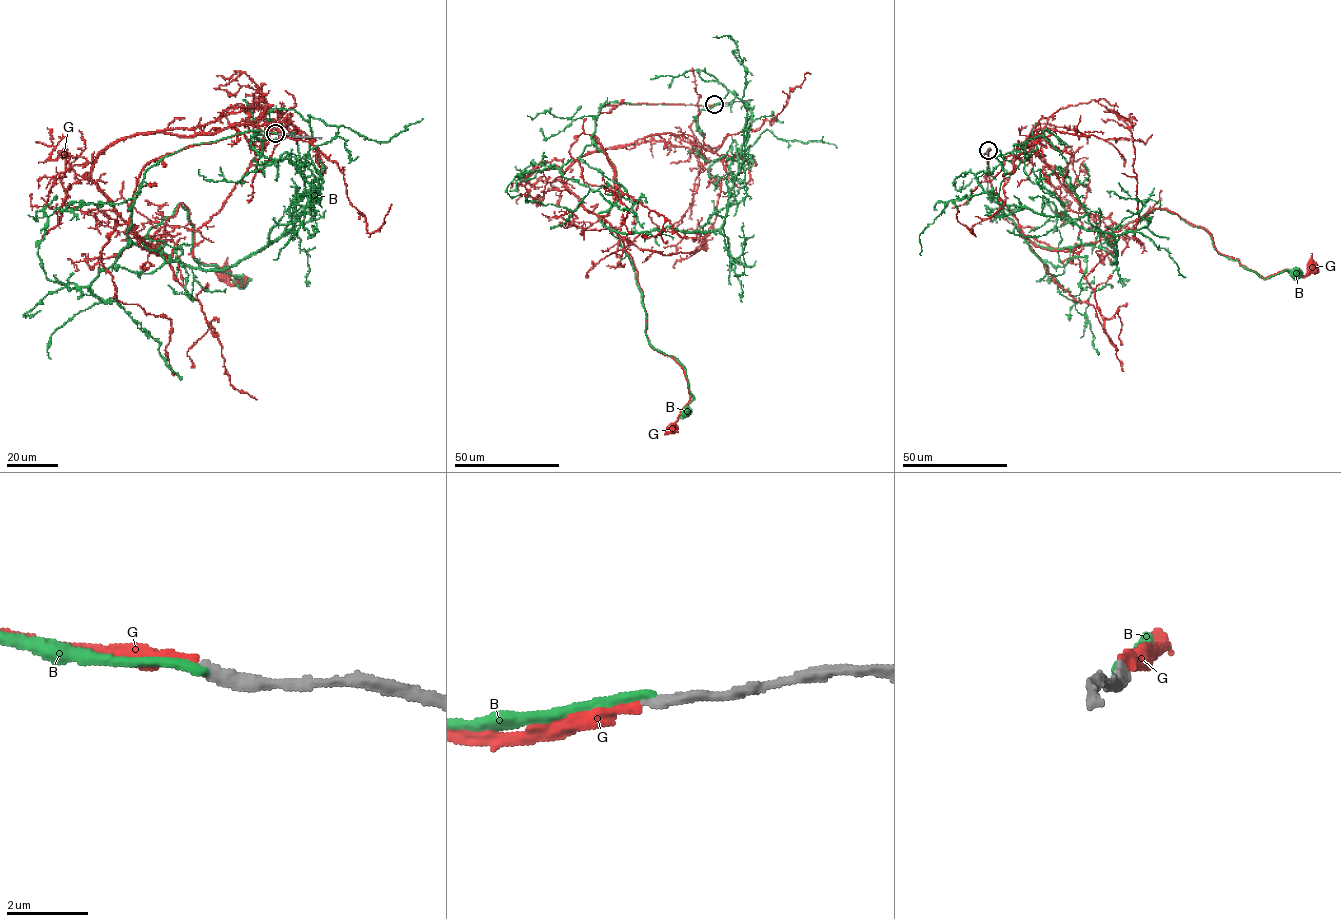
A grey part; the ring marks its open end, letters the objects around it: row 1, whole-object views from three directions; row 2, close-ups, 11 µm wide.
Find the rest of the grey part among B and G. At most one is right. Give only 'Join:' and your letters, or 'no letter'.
Join: G

